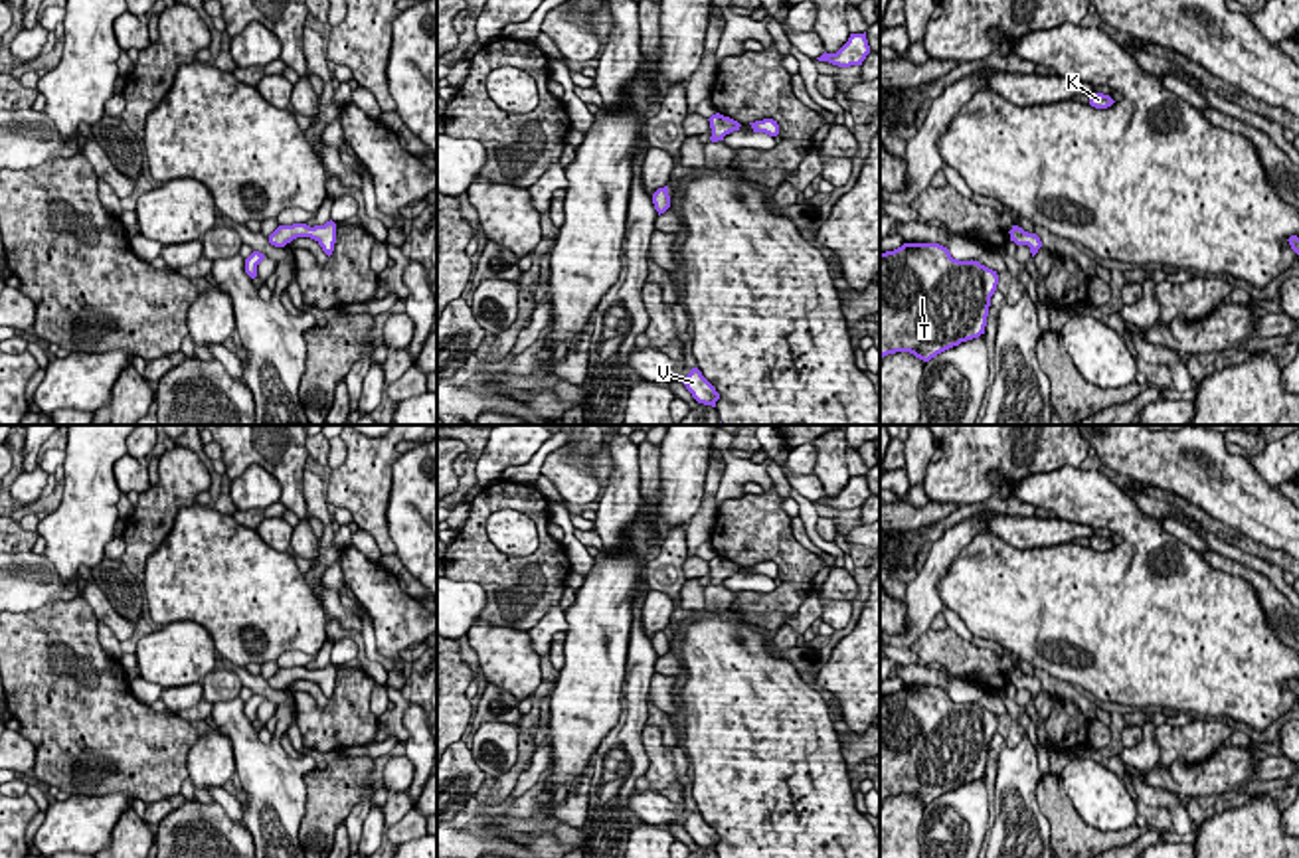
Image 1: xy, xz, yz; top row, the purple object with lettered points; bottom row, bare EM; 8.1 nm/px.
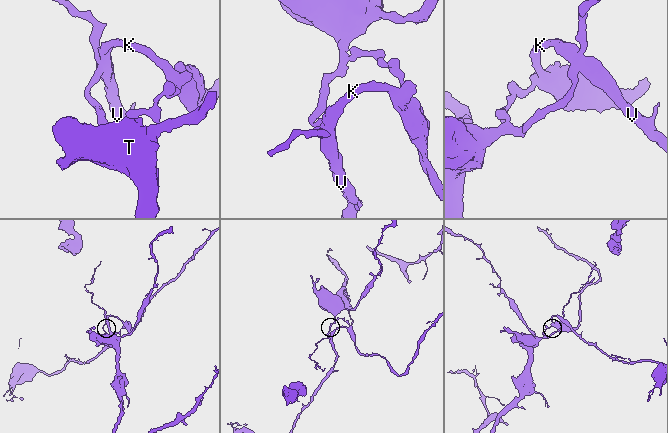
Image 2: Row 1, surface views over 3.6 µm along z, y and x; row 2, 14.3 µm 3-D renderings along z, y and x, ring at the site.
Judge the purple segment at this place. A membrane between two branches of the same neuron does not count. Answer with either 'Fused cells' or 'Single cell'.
Fused cells

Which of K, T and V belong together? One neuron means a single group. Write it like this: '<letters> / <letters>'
K V / T

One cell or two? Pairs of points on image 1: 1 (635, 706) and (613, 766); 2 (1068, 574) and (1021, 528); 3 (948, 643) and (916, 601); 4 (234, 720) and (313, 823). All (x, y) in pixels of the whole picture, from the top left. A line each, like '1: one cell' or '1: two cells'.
1: one cell
2: two cells
3: two cells
4: two cells

